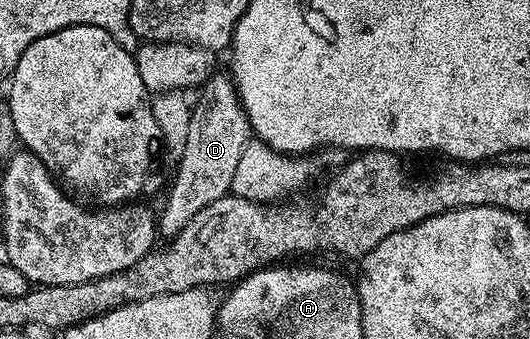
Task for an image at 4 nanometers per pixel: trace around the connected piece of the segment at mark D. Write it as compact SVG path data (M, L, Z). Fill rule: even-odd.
M227 74L216 75L200 91L192 103L190 130L182 157L175 164L176 177L164 199L164 208L158 211L158 231L161 236L175 237L190 225L190 217L218 201L218 197L232 190L234 173L242 161L242 153L250 142L250 128L244 106L236 92L236 84Z

